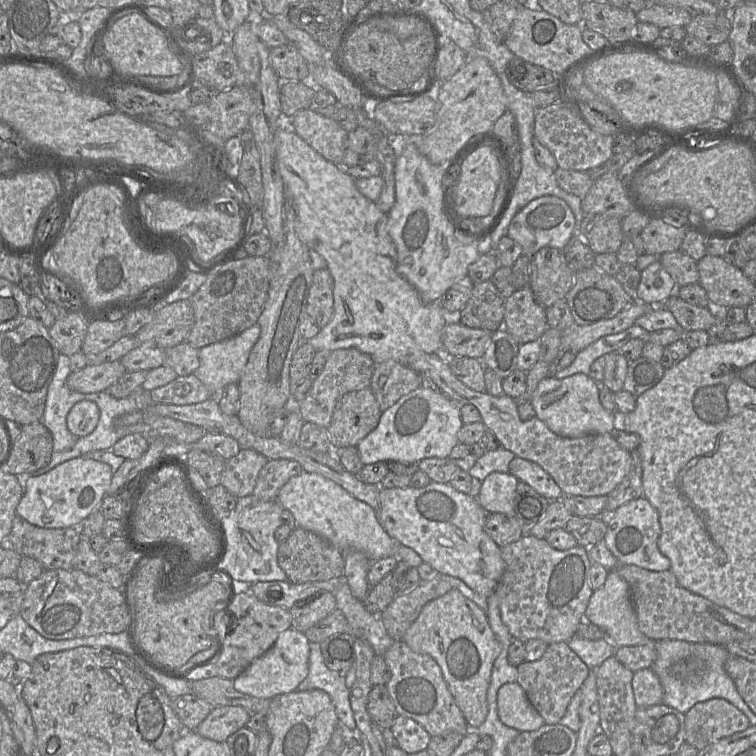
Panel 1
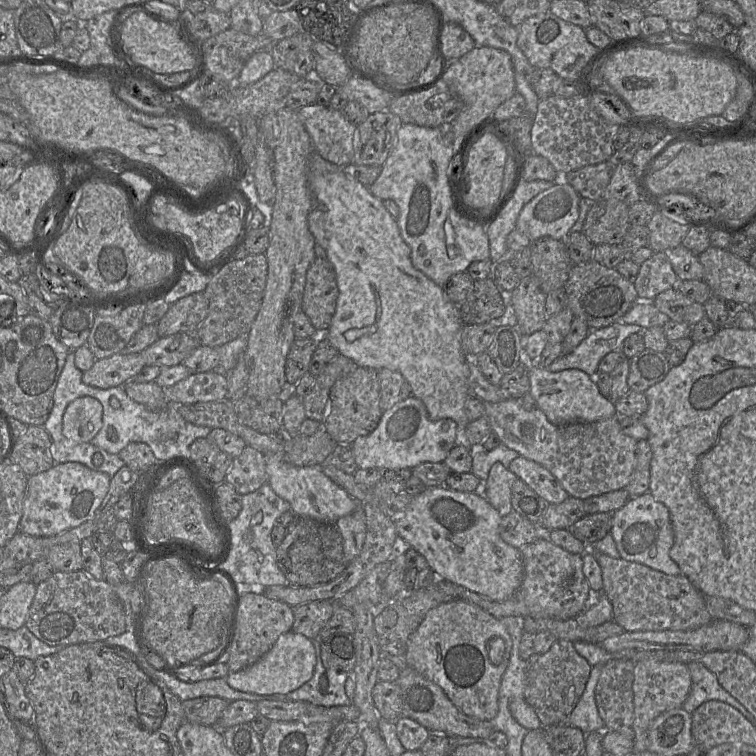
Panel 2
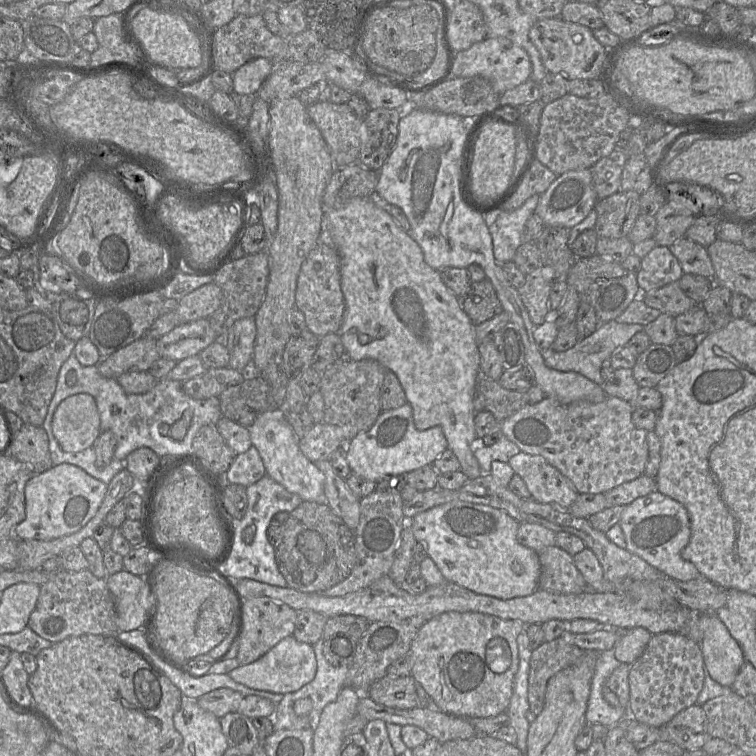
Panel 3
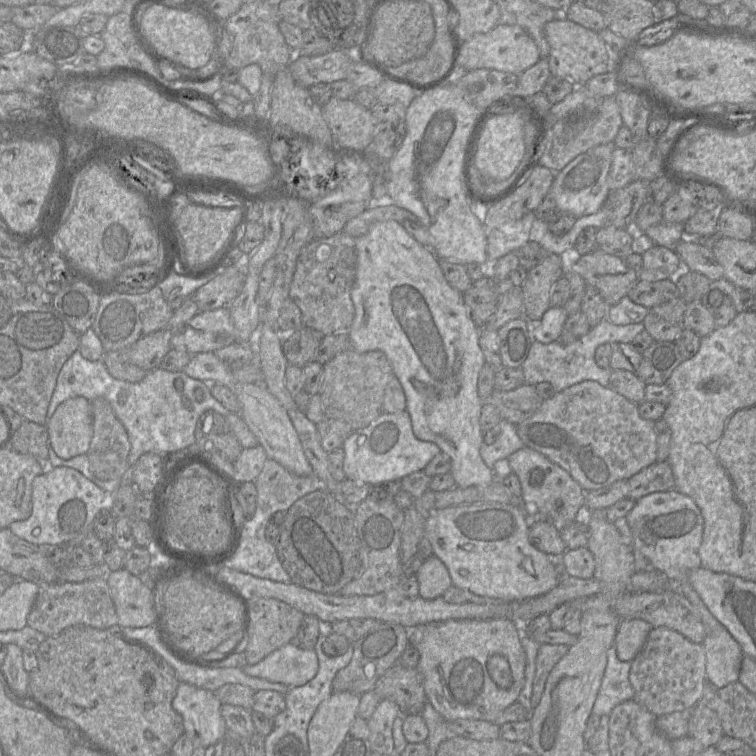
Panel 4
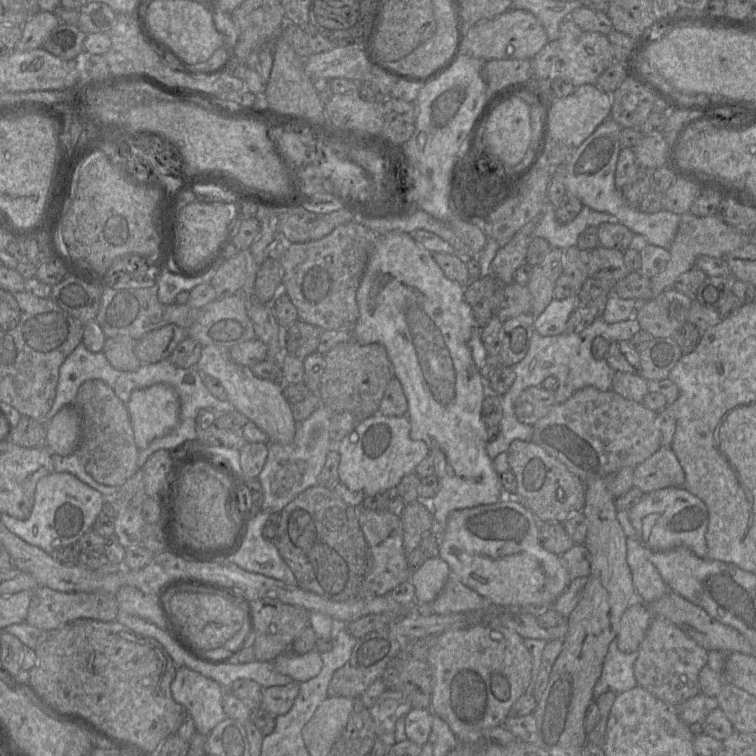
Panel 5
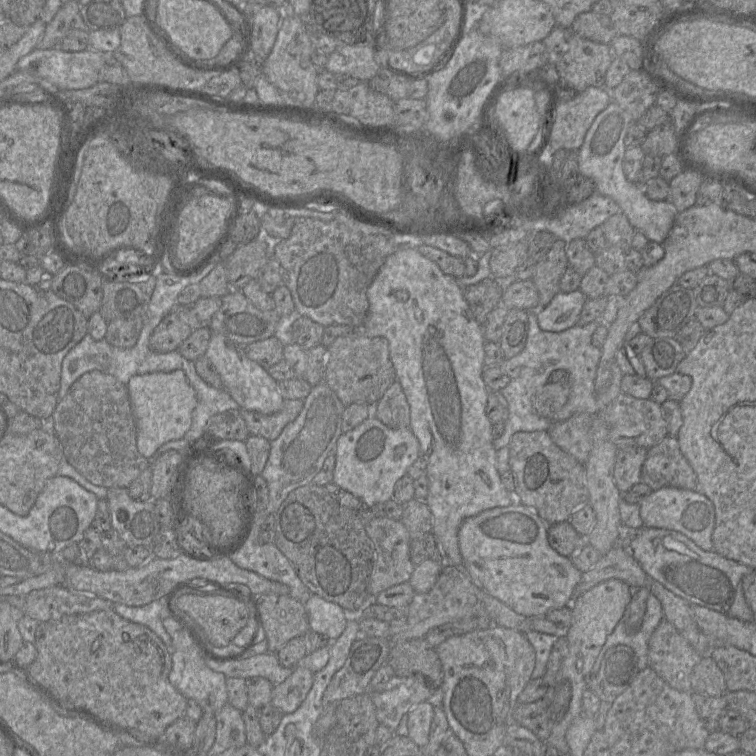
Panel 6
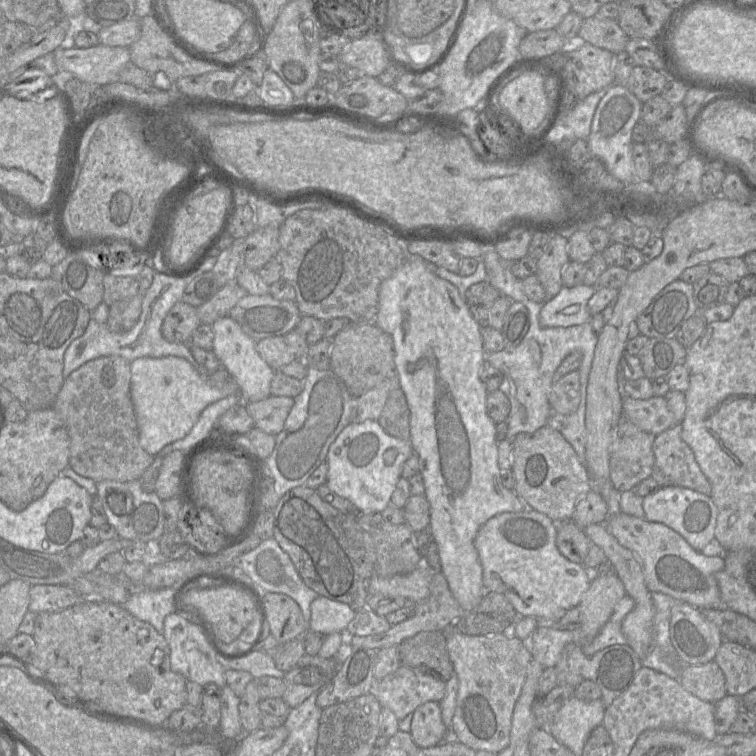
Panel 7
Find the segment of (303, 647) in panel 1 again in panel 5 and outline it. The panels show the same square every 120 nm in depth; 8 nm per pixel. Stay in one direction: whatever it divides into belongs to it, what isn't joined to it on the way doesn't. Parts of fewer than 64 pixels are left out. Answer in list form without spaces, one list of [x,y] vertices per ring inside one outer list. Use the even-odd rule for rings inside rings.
[[[317,650],[299,656],[281,654],[272,662],[278,673],[290,676],[297,682],[305,682],[317,676],[323,667],[320,652]]]

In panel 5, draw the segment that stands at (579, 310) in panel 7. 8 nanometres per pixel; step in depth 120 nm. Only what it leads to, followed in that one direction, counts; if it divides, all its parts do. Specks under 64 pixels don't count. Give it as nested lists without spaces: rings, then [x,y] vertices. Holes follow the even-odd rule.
[[[578,296],[563,300],[553,299],[546,309],[534,320],[534,329],[542,336],[565,333],[570,314],[580,306]]]

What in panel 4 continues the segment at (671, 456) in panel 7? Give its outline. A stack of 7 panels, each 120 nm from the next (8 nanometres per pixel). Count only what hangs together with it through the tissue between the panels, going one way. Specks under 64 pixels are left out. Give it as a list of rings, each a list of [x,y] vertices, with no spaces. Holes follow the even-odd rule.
[[[656,461],[627,480],[625,498],[638,501],[647,494],[674,488],[675,480],[669,463]]]

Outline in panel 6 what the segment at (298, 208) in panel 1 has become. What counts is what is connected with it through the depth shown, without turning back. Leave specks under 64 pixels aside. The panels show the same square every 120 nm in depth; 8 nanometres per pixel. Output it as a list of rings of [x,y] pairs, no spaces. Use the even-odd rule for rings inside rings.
[[[414,242],[400,243],[399,248],[387,257],[385,263],[367,289],[367,298],[369,309],[360,330],[368,337],[384,337],[388,340],[390,360],[395,369],[396,381],[401,384],[410,406],[409,428],[419,441],[420,455],[427,461],[426,477],[428,479],[428,494],[425,501],[432,513],[432,533],[436,538],[439,549],[443,553],[444,565],[462,567],[462,556],[458,541],[458,531],[461,523],[466,518],[475,516],[484,510],[495,507],[506,507],[513,502],[517,502],[517,493],[514,490],[509,492],[501,481],[501,475],[497,469],[497,450],[493,445],[493,424],[486,415],[486,406],[490,391],[483,380],[486,342],[483,334],[483,326],[476,321],[468,302],[464,298],[463,288],[459,285],[458,281],[454,277],[443,273],[435,262],[424,257],[419,252]]]

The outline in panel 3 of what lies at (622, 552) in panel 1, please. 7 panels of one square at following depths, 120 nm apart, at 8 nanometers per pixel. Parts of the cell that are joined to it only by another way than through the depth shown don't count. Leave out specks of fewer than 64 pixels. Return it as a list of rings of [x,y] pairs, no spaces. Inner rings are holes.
[[[658,490],[638,497],[624,507],[619,524],[623,530],[626,549],[645,560],[669,578],[690,581],[700,577],[696,566],[681,556],[690,540],[690,517],[686,508],[678,501]]]

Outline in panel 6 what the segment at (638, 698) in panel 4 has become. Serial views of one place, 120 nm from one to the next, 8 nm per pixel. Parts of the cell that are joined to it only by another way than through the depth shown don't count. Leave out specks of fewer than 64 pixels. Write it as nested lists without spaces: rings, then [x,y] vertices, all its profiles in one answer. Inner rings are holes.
[[[666,619],[658,624],[649,640],[648,666],[680,692],[693,693],[691,674],[702,658]]]

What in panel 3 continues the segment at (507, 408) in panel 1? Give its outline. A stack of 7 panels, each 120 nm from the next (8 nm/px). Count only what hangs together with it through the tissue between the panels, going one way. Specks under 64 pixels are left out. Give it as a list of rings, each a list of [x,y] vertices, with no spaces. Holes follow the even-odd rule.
[[[546,397],[537,404],[527,404],[512,416],[500,422],[500,430],[514,442],[522,452],[540,455],[567,477],[579,494],[598,494],[607,491],[644,474],[647,459],[647,431],[635,427],[632,421],[632,404],[615,397],[607,397],[599,403],[575,401],[561,404]]]

